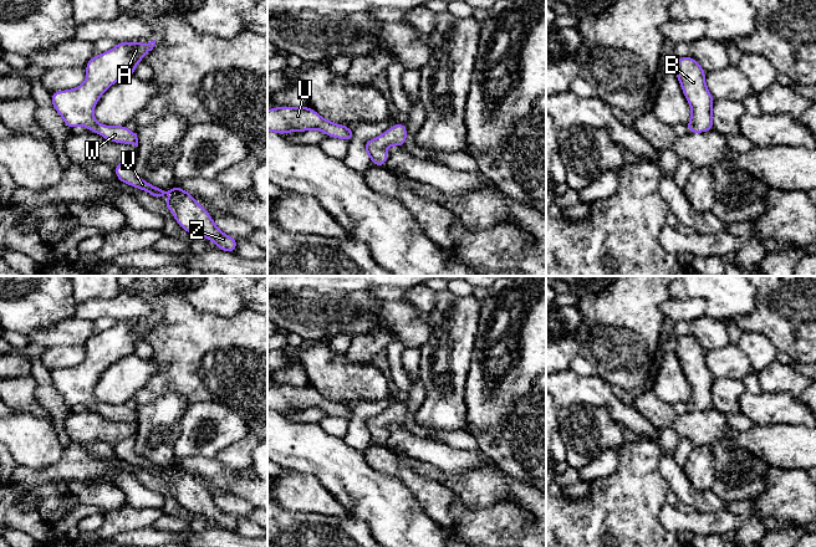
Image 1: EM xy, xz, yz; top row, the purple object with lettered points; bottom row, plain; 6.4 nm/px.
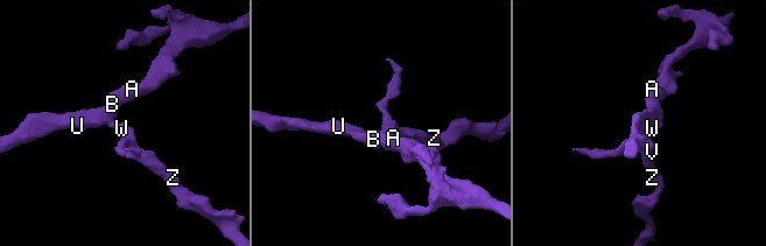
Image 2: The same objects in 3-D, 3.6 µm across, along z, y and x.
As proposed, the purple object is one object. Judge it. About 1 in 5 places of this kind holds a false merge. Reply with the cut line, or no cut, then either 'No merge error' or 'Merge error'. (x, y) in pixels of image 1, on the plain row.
No split. No merge error

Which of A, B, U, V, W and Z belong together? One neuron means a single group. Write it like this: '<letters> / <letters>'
A B U V W Z

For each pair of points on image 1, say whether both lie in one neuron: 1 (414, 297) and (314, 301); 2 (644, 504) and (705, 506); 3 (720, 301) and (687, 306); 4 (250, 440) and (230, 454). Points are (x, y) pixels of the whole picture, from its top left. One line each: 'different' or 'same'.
1: different
2: different
3: different
4: same

